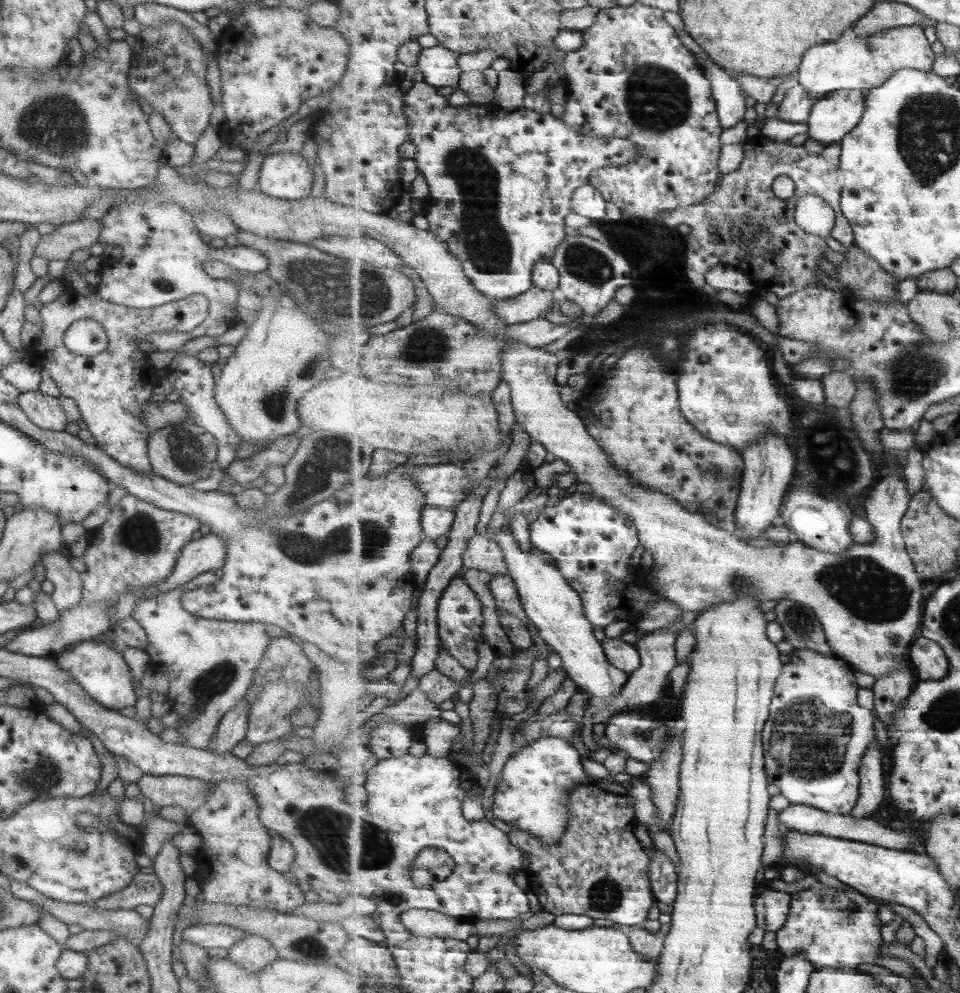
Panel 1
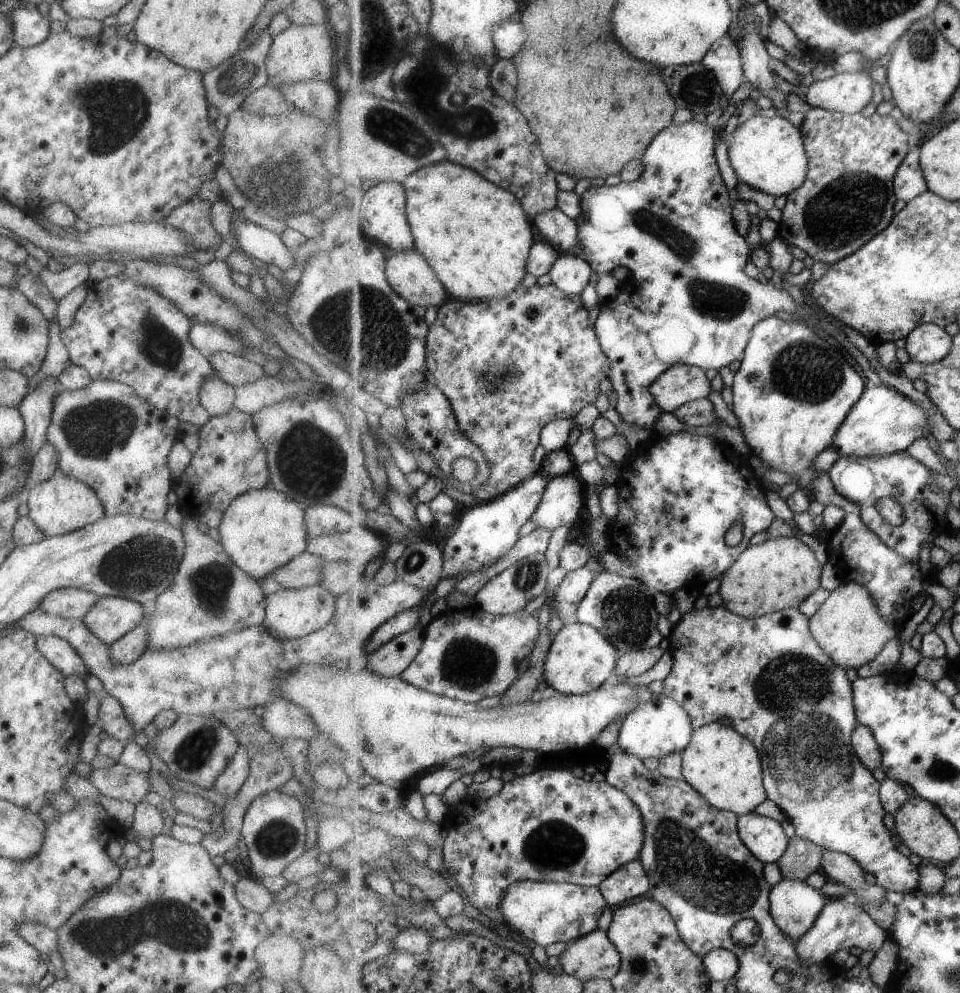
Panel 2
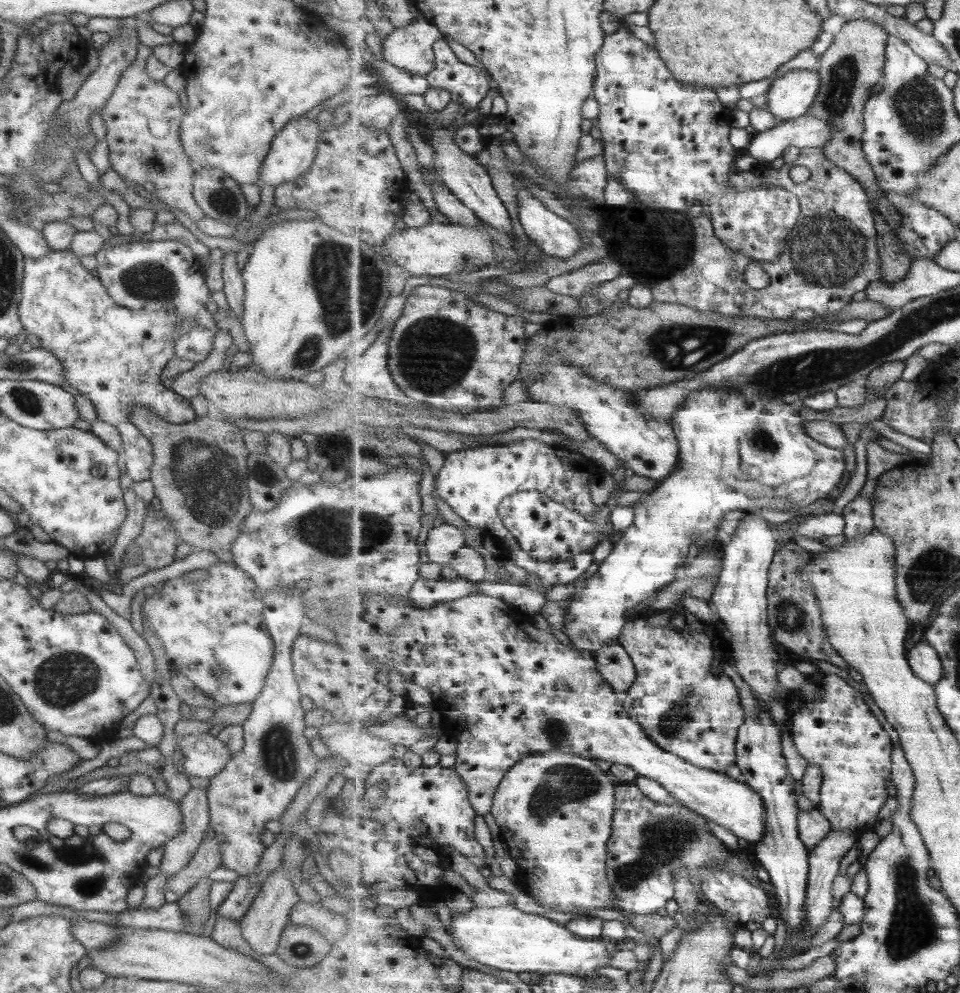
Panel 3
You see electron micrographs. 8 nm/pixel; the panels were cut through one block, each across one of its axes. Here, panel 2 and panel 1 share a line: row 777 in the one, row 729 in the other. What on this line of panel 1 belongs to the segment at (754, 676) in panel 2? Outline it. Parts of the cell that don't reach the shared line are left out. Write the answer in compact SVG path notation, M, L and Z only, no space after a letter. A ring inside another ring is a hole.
M794 649L789 657L790 661L786 664L781 676L778 678L771 703L770 718L763 732L763 744L766 747L766 770L770 776L770 783L775 784L780 789L780 793L791 800L792 804L809 805L827 812L849 815L851 810L858 805L863 757L867 756L867 749L871 748L871 743L876 739L875 716L873 716L871 710L867 707L859 706L859 702L857 702L859 684L857 684L855 668L849 662L841 660L837 656L830 658L825 654L809 649Z

